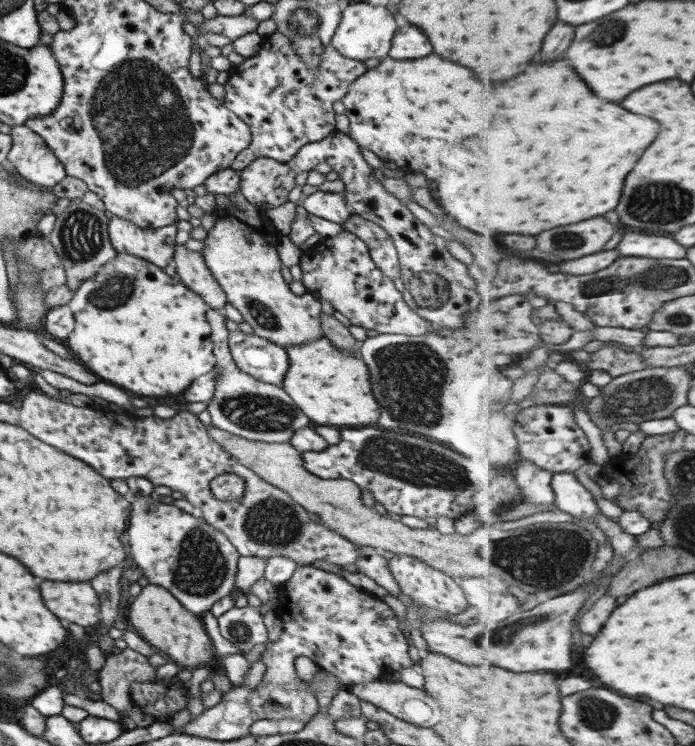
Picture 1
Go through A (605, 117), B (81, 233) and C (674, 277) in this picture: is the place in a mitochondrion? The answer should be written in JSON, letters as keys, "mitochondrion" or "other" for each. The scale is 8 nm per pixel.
{"A":"other","B":"mitochondrion","C":"mitochondrion"}

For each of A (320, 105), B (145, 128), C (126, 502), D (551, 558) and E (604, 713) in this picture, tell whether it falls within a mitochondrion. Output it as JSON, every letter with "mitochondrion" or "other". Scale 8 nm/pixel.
{"A":"other","B":"mitochondrion","C":"other","D":"mitochondrion","E":"mitochondrion"}

